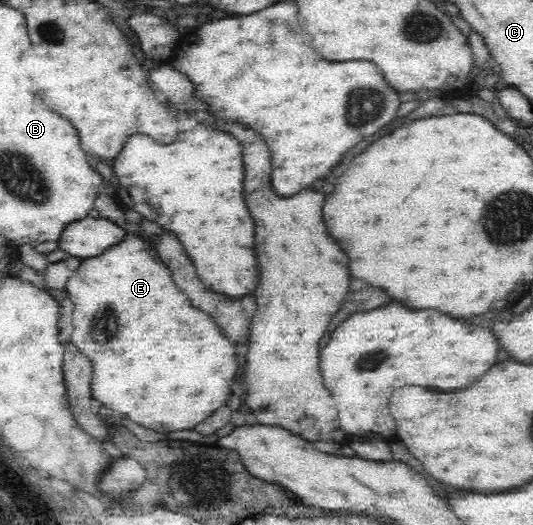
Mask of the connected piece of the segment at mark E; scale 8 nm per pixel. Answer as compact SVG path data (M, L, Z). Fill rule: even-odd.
M125 232L123 240L118 244L111 245L106 251L102 252L96 257L81 258L78 269L74 275L68 279L65 290L67 295L73 301L73 317L72 326L74 327L73 337L71 343L82 353L90 359L92 367L94 367L94 379L92 379L91 389L93 399L104 403L104 407L112 407L124 415L128 415L128 419L136 421L144 427L150 427L154 431L166 433L166 431L176 431L176 429L186 429L186 427L194 427L198 425L206 417L212 415L218 407L222 407L222 403L228 401L228 397L232 395L232 381L236 375L236 368L238 367L236 346L234 341L227 339L224 333L219 329L218 325L212 321L212 317L208 317L206 313L202 313L200 309L196 309L192 305L192 301L176 287L170 269L160 263L154 247L150 243L146 243L146 239L142 239L142 234L136 232ZM100 319L106 319L108 323L116 325L96 325Z

